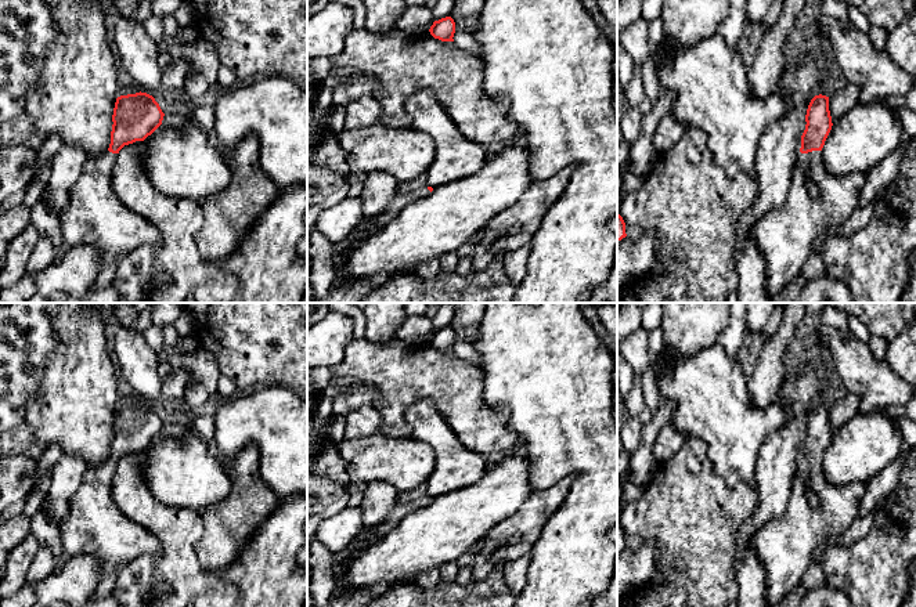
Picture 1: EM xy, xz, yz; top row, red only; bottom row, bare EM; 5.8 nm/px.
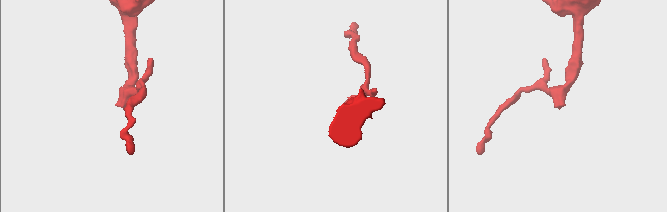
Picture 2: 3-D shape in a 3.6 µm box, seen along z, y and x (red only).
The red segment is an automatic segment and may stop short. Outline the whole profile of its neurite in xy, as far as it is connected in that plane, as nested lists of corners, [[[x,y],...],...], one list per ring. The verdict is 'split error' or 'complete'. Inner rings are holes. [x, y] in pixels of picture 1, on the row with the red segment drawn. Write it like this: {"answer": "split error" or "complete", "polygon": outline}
{"answer": "split error", "polygon": [[[140,91],[116,98],[109,148],[101,156],[86,160],[77,181],[68,191],[66,209],[59,214],[62,241],[66,249],[91,245],[100,252],[102,265],[107,265],[118,263],[123,256],[141,246],[154,246],[161,242],[159,230],[151,221],[130,212],[118,199],[112,189],[112,178],[119,151],[125,145],[144,141],[162,124],[163,116],[159,104],[147,93]]]}

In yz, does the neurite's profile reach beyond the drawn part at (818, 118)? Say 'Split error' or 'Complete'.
Split error

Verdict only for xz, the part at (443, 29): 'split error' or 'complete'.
complete

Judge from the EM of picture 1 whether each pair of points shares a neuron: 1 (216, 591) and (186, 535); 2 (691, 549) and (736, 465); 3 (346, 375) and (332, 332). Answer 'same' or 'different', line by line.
1: same
2: different
3: different

